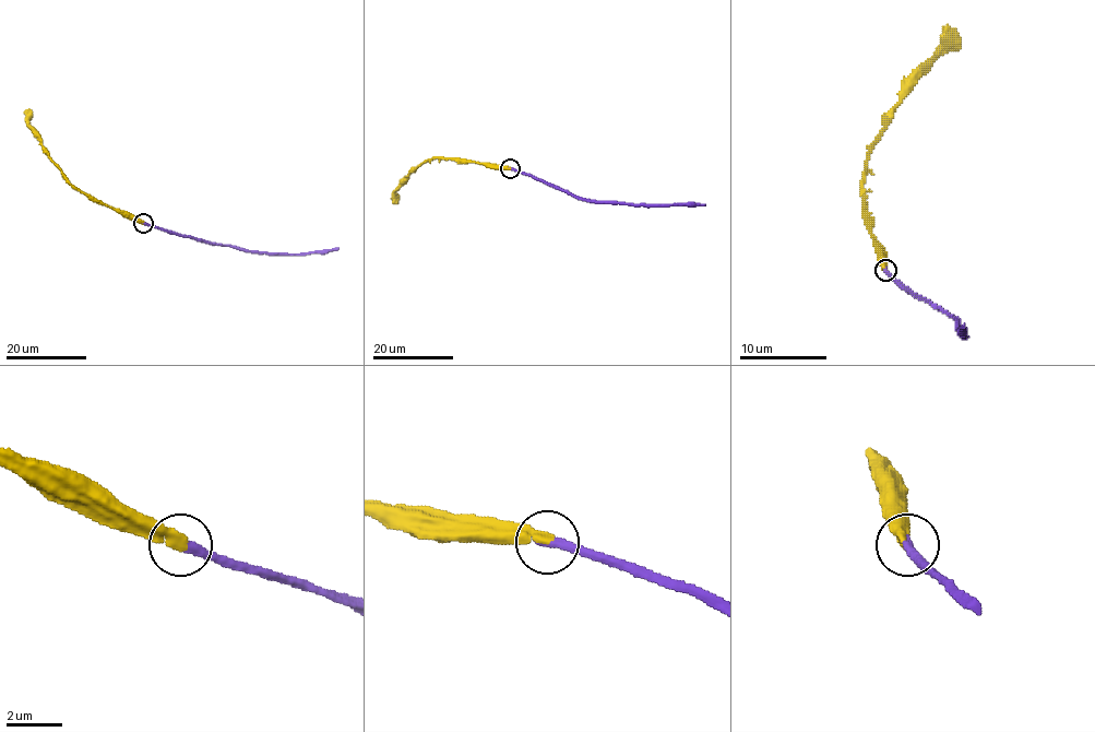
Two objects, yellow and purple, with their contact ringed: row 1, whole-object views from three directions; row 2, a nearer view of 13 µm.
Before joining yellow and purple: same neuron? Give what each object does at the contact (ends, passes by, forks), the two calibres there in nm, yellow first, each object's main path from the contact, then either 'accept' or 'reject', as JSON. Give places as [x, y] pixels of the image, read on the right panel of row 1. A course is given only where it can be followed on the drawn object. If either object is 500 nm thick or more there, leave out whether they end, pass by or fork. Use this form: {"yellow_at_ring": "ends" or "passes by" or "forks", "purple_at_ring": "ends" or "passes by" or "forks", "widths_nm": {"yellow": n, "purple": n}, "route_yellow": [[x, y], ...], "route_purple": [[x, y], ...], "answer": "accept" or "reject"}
{"yellow_at_ring": "ends", "purple_at_ring": "ends", "widths_nm": {"yellow": 360, "purple": 360}, "route_yellow": [[887, 269], [865, 209], [863, 182], [869, 145], [900, 103], [902, 87], [942, 44], [947, 24]], "route_purple": [[887, 269], [908, 291], [955, 319], [962, 337], [964, 323]], "answer": "accept"}

